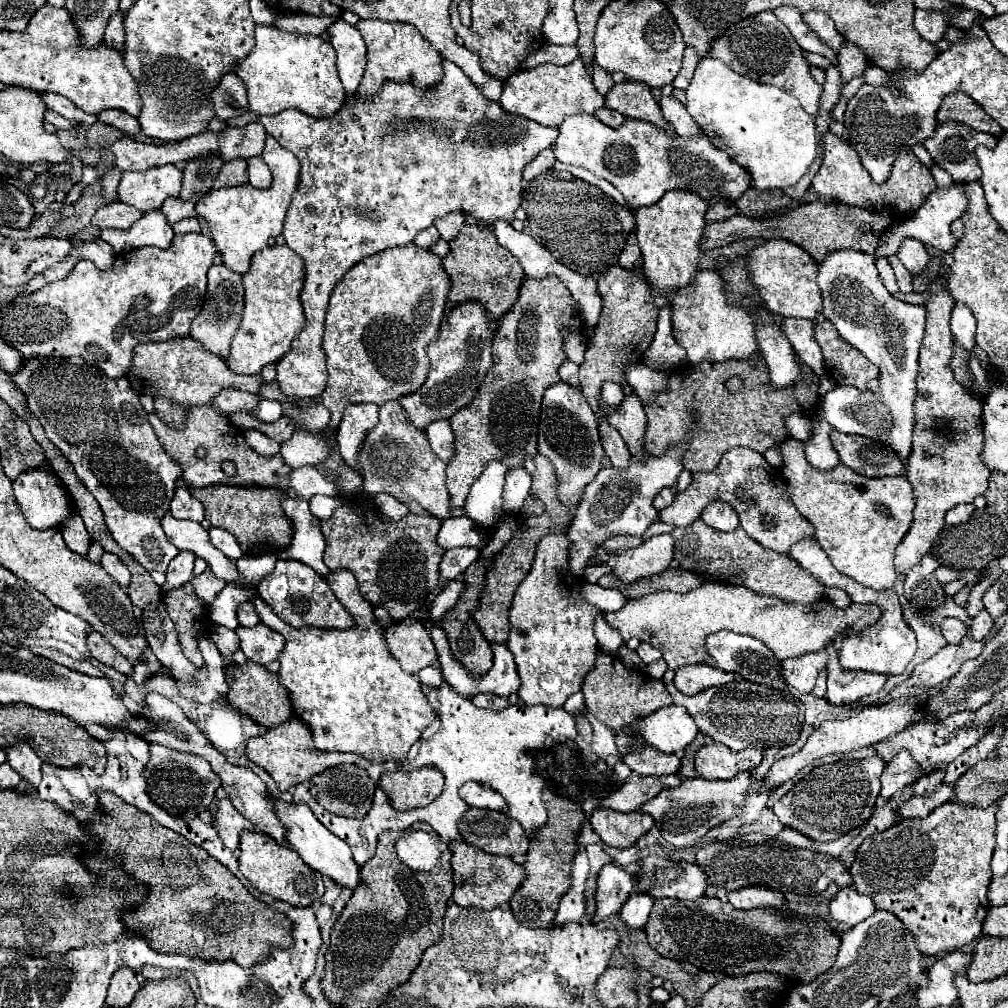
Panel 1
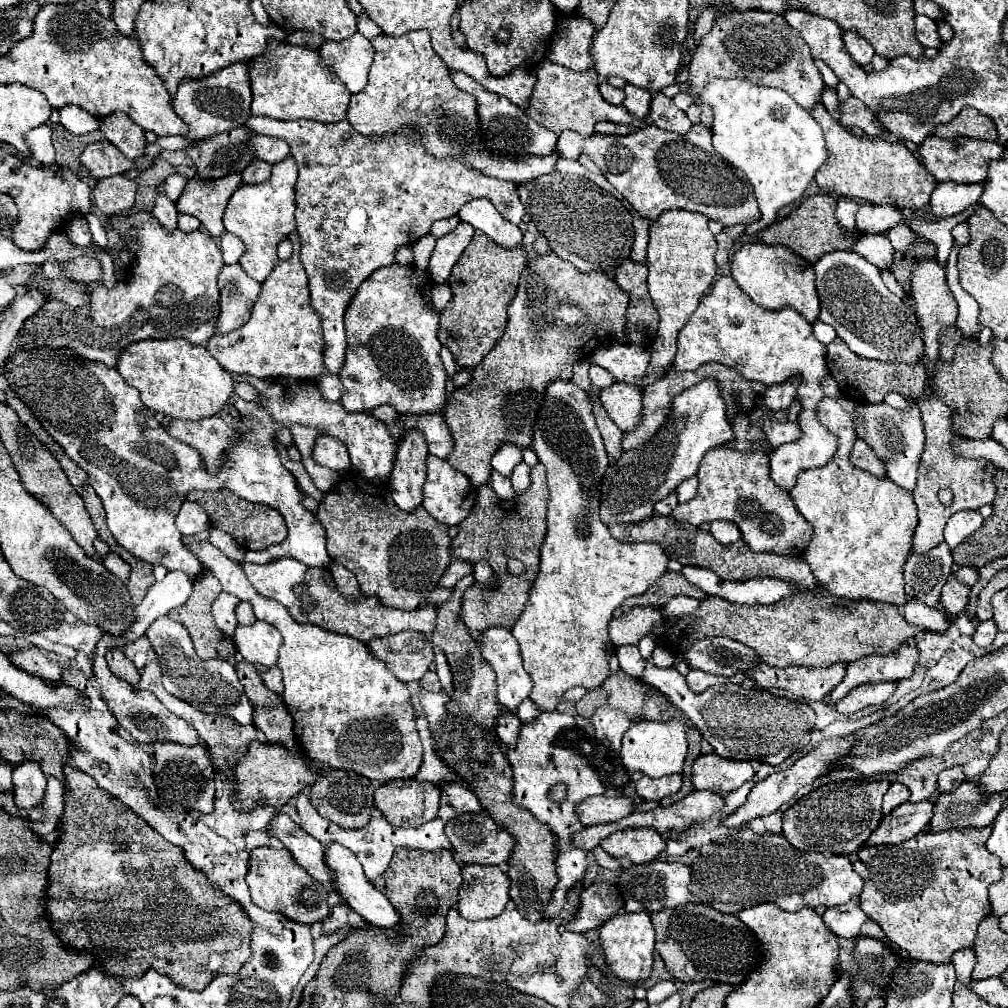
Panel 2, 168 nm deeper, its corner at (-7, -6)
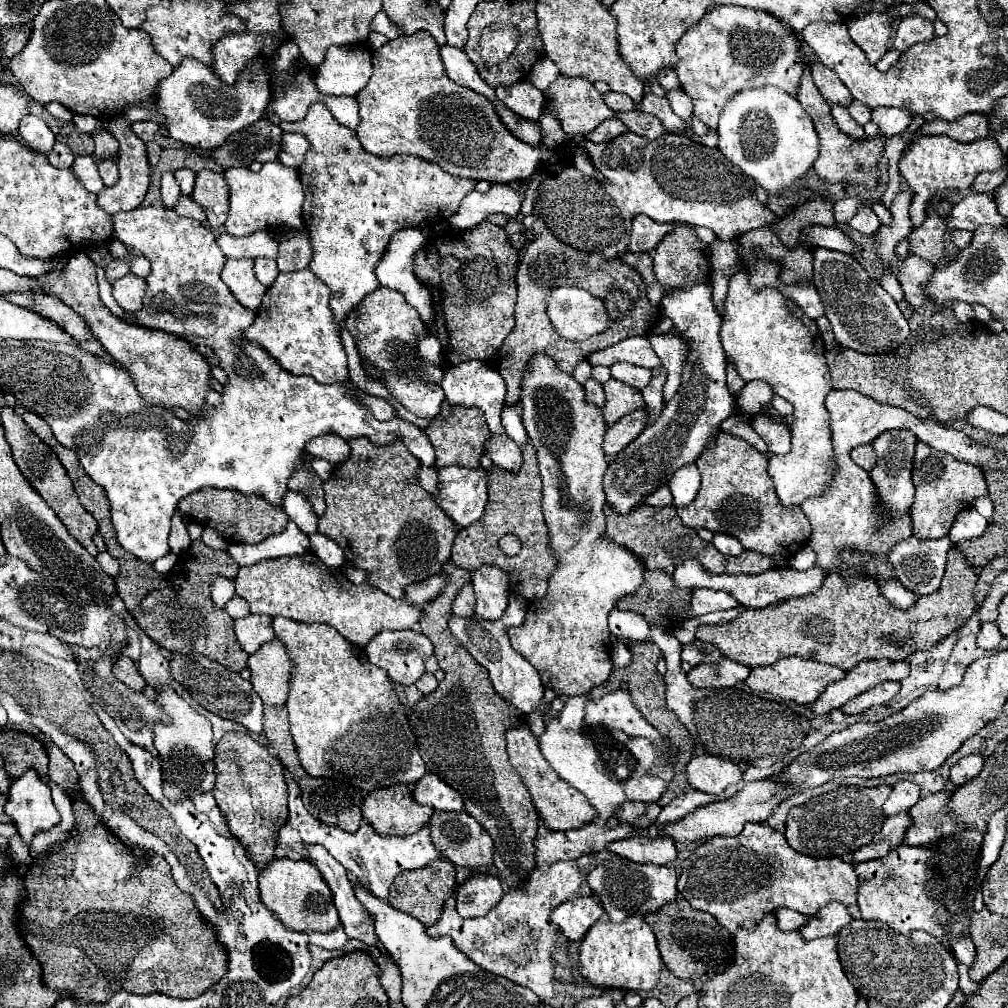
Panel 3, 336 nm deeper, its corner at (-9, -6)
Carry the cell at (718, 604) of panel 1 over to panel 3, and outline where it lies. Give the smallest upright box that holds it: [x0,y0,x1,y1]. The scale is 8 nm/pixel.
[695,546,977,672]

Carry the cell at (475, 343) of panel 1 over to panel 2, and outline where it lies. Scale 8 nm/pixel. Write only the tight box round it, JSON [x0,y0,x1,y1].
[391,430,429,512]

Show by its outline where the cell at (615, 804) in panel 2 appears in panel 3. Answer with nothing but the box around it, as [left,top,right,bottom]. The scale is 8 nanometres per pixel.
[505,724,599,832]

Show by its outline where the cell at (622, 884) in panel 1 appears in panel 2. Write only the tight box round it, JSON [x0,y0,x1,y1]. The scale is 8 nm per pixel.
[567,884,623,932]

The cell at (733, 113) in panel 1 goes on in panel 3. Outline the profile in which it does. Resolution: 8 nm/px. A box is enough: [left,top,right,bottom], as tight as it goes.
[717,86,819,196]

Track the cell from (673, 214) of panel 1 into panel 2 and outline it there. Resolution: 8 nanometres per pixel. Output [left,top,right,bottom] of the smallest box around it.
[647,210,717,376]

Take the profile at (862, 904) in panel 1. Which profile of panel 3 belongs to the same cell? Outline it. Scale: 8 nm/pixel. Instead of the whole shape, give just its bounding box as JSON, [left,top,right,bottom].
[801,902,853,940]

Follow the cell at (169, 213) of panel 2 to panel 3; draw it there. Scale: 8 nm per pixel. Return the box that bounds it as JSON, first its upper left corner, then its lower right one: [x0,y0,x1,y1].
[159,172,181,208]

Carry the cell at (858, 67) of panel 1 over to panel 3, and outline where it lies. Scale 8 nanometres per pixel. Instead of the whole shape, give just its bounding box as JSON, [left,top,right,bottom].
[847,8,899,64]

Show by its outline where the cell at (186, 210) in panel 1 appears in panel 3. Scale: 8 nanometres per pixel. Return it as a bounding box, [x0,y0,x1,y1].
[191,170,229,230]

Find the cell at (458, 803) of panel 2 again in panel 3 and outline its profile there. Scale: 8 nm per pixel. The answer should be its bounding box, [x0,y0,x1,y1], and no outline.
[413,774,463,810]

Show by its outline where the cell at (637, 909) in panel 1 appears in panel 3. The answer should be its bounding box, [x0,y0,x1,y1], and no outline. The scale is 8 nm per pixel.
[579,916,663,990]

